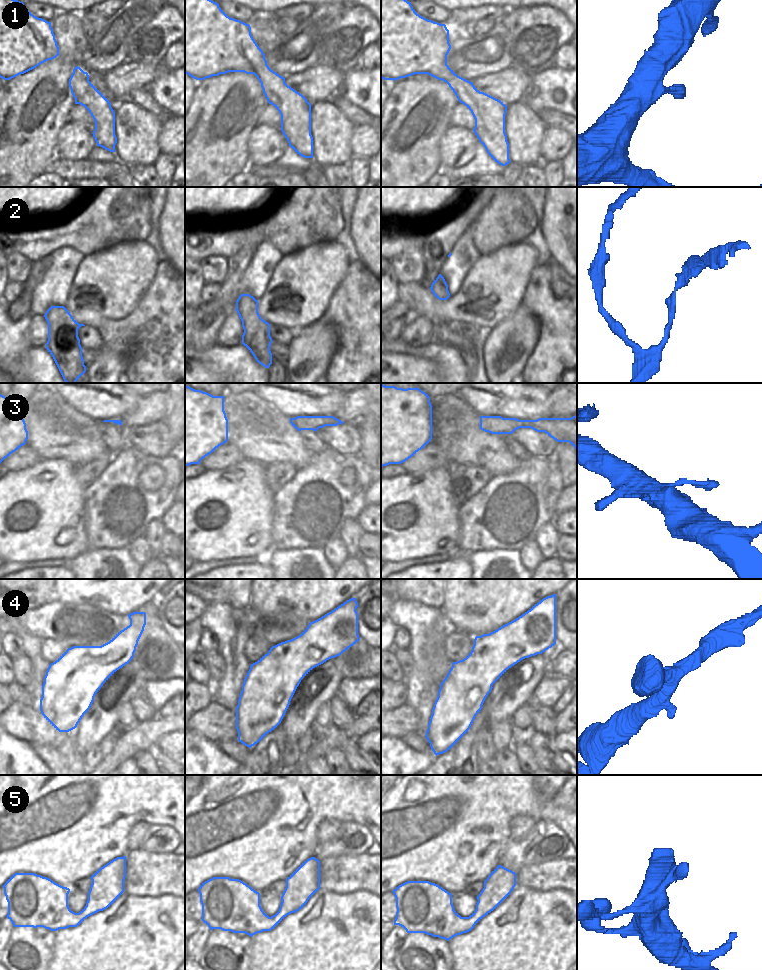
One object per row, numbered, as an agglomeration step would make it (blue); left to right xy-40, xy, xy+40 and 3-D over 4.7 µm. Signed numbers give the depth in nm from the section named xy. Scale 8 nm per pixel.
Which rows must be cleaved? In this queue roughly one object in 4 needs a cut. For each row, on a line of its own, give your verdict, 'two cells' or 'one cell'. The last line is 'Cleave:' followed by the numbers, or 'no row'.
1: one cell
2: one cell
3: one cell
4: one cell
5: one cell
Cleave: no row

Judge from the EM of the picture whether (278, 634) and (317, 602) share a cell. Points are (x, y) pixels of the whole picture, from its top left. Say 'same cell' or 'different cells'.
different cells

